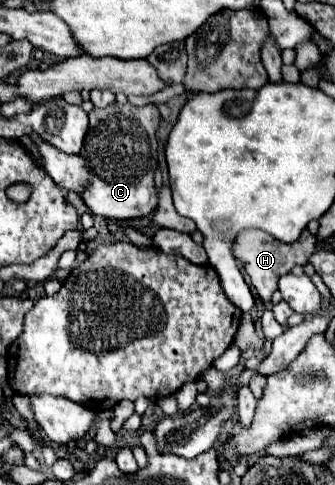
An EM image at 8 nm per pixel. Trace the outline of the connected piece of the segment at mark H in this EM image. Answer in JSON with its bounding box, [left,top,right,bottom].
[233,229,317,301]

